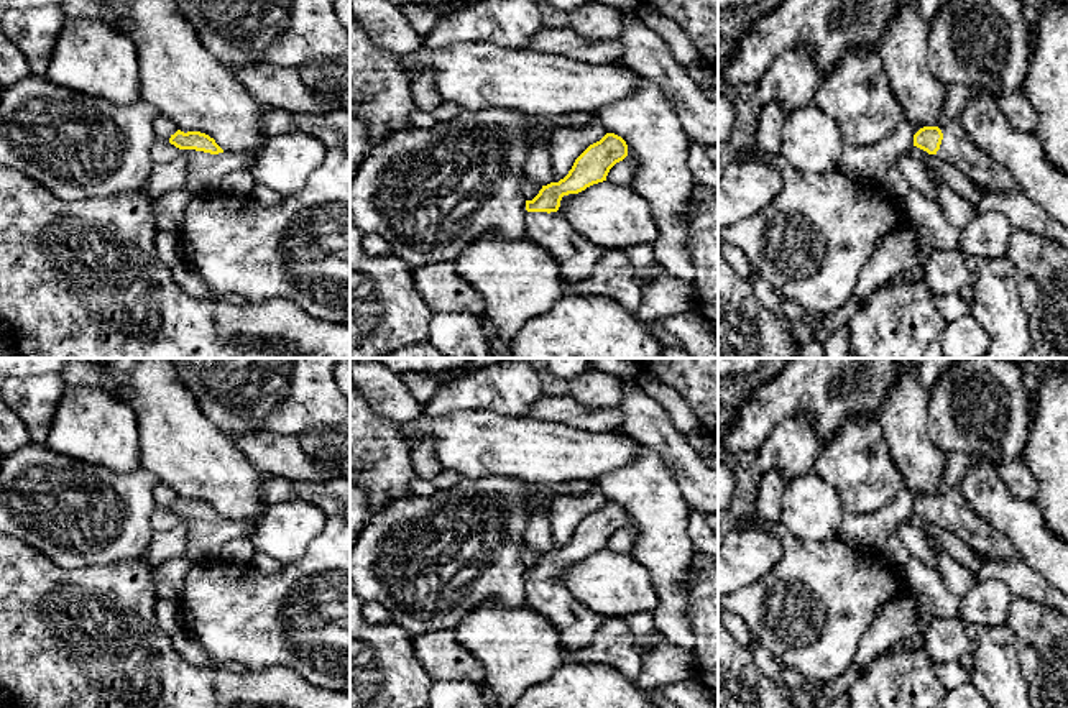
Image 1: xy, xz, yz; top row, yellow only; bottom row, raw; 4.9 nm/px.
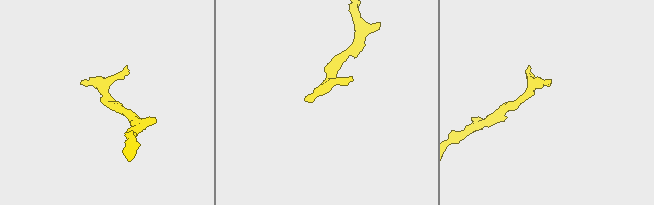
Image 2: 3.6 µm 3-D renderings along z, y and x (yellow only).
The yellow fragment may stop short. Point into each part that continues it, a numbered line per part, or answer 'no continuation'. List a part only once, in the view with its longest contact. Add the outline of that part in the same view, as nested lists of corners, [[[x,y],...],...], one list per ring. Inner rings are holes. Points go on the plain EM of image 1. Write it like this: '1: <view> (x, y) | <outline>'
1: xz (577, 625) | [[[526,578],[526,601],[557,629],[560,646],[570,651],[588,647],[598,628],[608,619],[575,600],[560,578]]]

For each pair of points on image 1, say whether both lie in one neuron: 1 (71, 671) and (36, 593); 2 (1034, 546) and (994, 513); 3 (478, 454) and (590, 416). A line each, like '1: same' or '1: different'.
1: same
2: same
3: different

